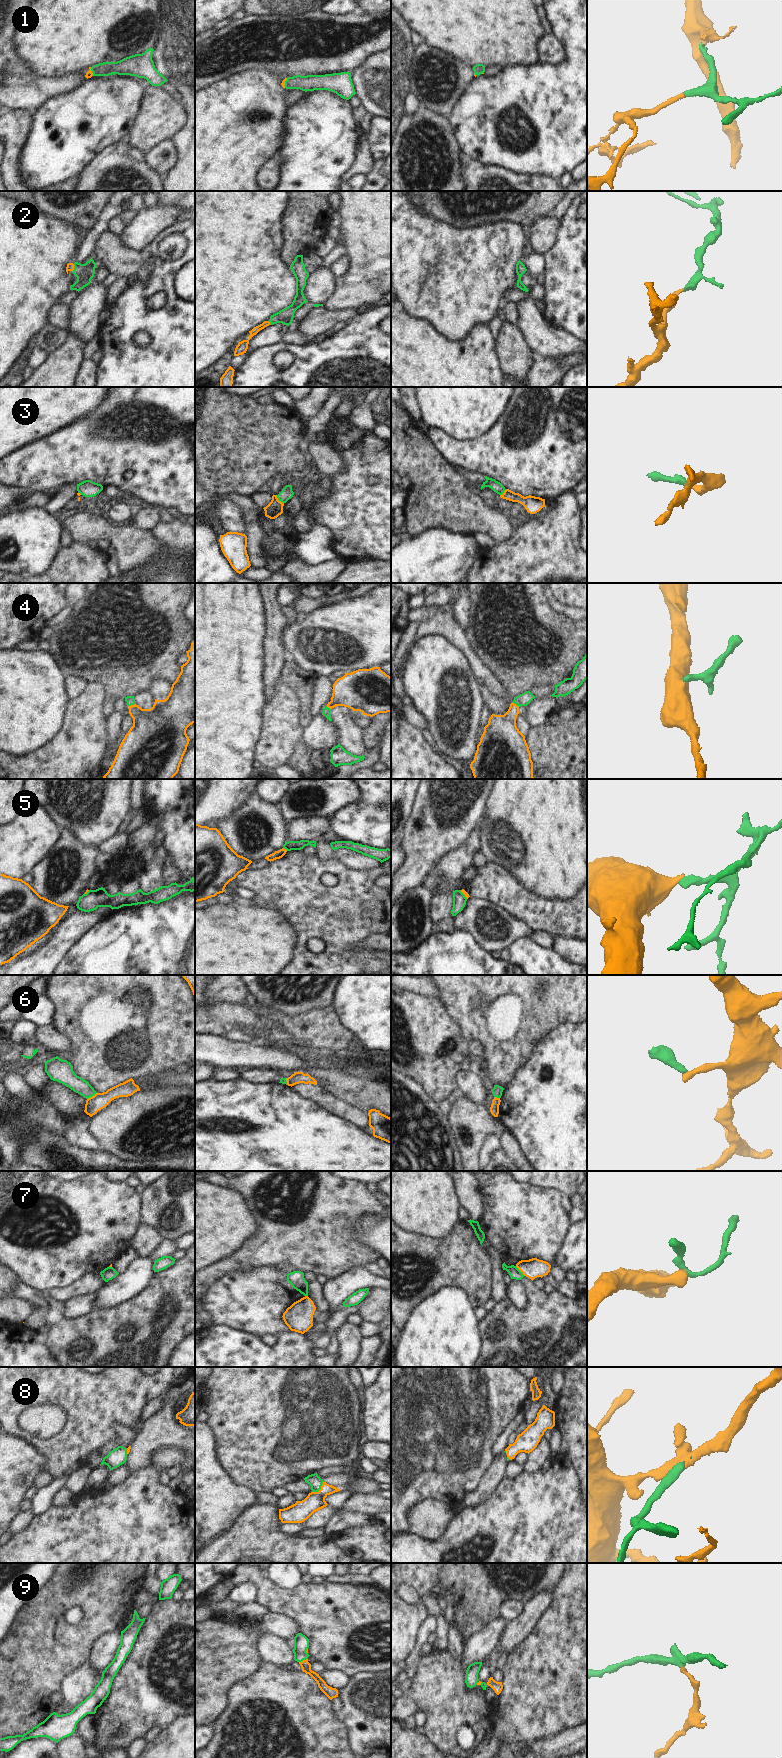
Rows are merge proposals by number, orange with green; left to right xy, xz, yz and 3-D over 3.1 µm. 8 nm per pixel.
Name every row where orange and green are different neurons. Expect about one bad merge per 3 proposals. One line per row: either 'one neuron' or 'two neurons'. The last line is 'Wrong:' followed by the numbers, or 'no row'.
1: one neuron
2: one neuron
3: two neurons
4: one neuron
5: two neurons
6: two neurons
7: two neurons
8: one neuron
9: one neuron
Wrong: 3, 5, 6, 7

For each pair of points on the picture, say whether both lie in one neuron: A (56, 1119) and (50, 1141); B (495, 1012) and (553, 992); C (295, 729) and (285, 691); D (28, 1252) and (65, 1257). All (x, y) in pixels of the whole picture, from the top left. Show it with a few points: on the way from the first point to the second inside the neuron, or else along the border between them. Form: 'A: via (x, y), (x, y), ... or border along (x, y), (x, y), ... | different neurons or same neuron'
A: border along (30, 1129), (45, 1128), (62, 1133) | different neurons
B: via (509, 1001), (539, 1001) | same neuron
C: via (286, 720), (285, 700) | same neuron
D: via (37, 1252), (56, 1252) | same neuron

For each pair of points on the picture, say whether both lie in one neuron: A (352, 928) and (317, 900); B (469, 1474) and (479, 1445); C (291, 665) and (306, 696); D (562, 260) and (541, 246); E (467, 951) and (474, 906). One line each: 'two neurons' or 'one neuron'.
A: one neuron
B: one neuron
C: one neuron
D: two neurons
E: two neurons

